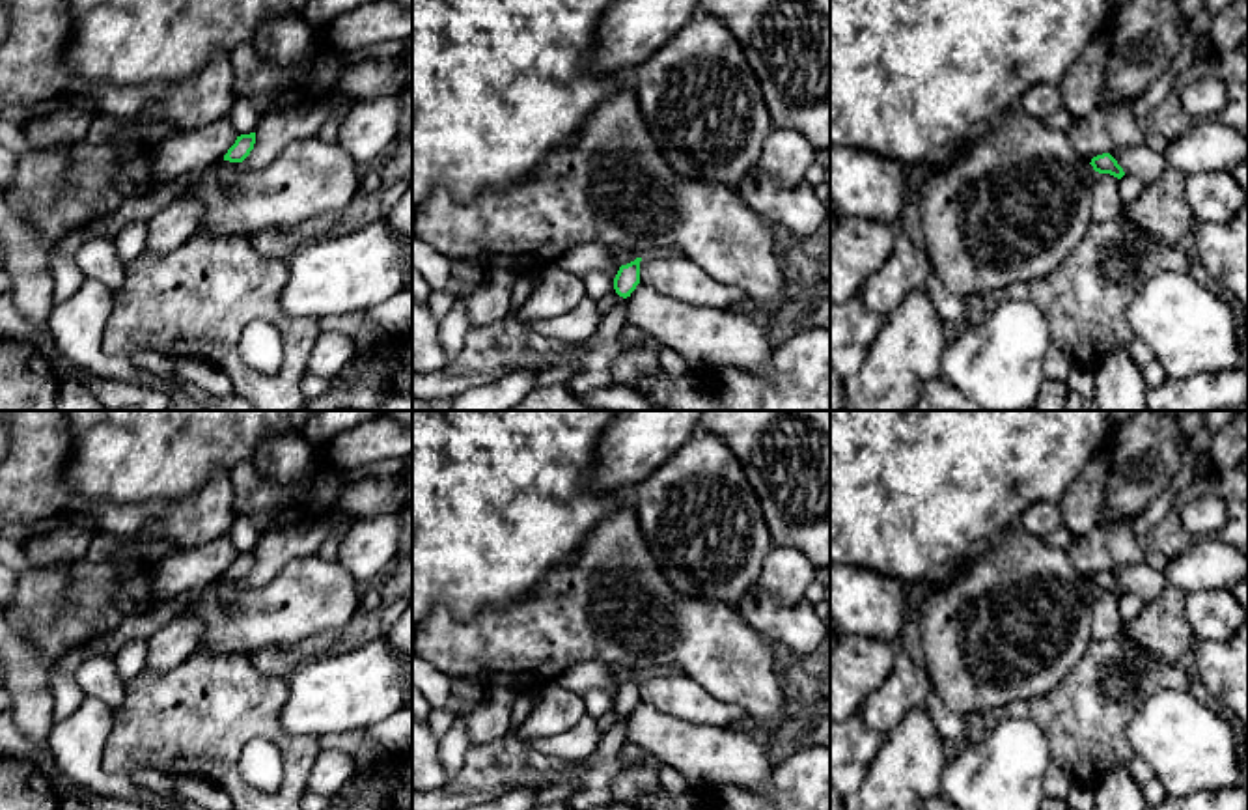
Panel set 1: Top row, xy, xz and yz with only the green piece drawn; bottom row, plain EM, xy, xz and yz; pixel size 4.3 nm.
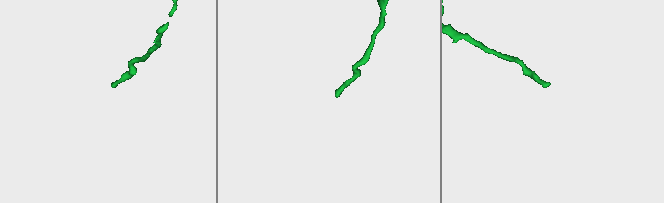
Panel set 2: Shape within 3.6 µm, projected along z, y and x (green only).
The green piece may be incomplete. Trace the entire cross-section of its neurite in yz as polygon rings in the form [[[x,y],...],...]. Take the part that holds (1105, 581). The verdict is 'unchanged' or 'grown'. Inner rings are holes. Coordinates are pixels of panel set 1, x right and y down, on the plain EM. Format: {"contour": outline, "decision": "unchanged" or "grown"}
{"contour": [[[1110,571],[1093,575],[1089,582],[1099,592],[1110,592],[1117,597],[1121,597],[1125,594],[1123,586],[1117,582],[1117,579]]], "decision": "unchanged"}

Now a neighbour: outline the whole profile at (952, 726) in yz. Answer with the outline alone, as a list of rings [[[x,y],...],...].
[[[940,709],[935,719],[942,743],[963,747],[968,743],[968,719],[963,713]]]

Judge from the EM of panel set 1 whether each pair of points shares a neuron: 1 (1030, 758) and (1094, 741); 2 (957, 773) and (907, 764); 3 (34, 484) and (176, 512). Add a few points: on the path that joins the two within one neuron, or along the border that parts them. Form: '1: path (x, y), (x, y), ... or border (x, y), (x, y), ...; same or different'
1: border (1023, 717), (1028, 717), (1043, 732), (1053, 760); different
2: border (948, 760), (939, 779), (939, 790); different
3: path (69, 506), (110, 517), (140, 517); same

